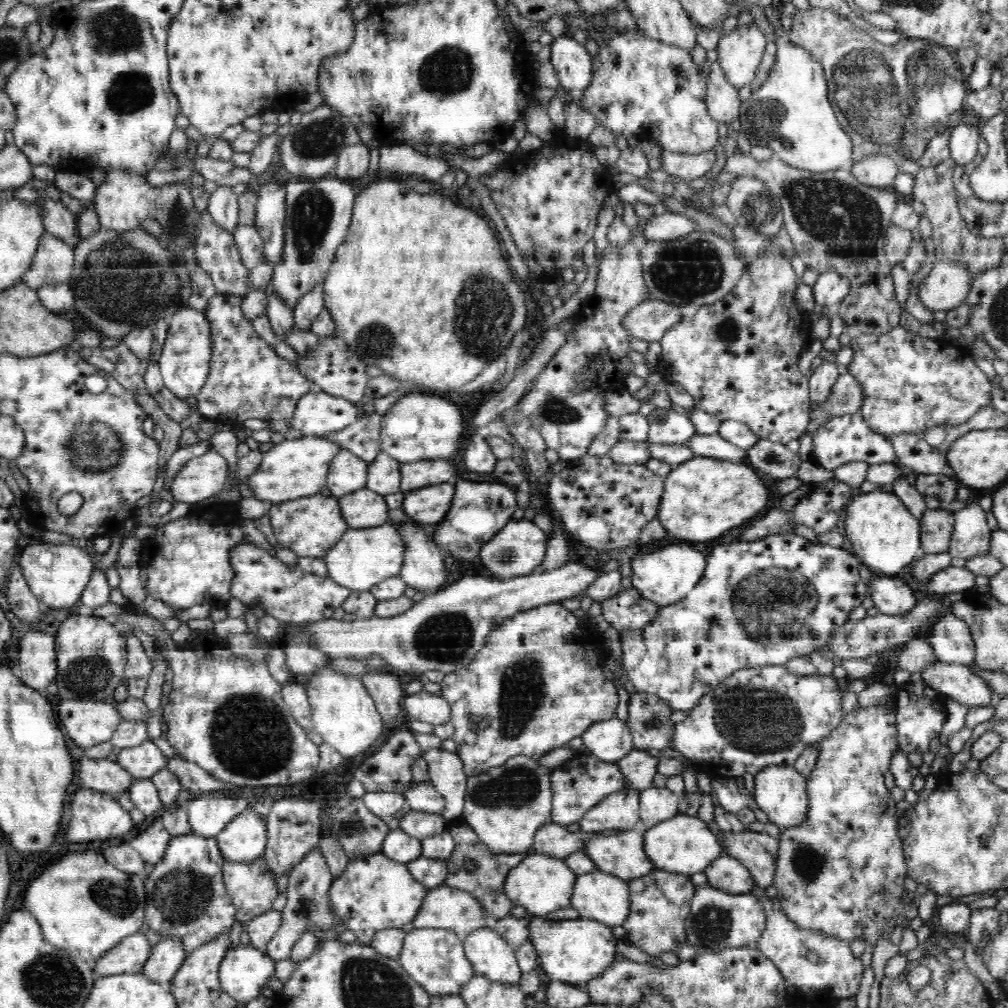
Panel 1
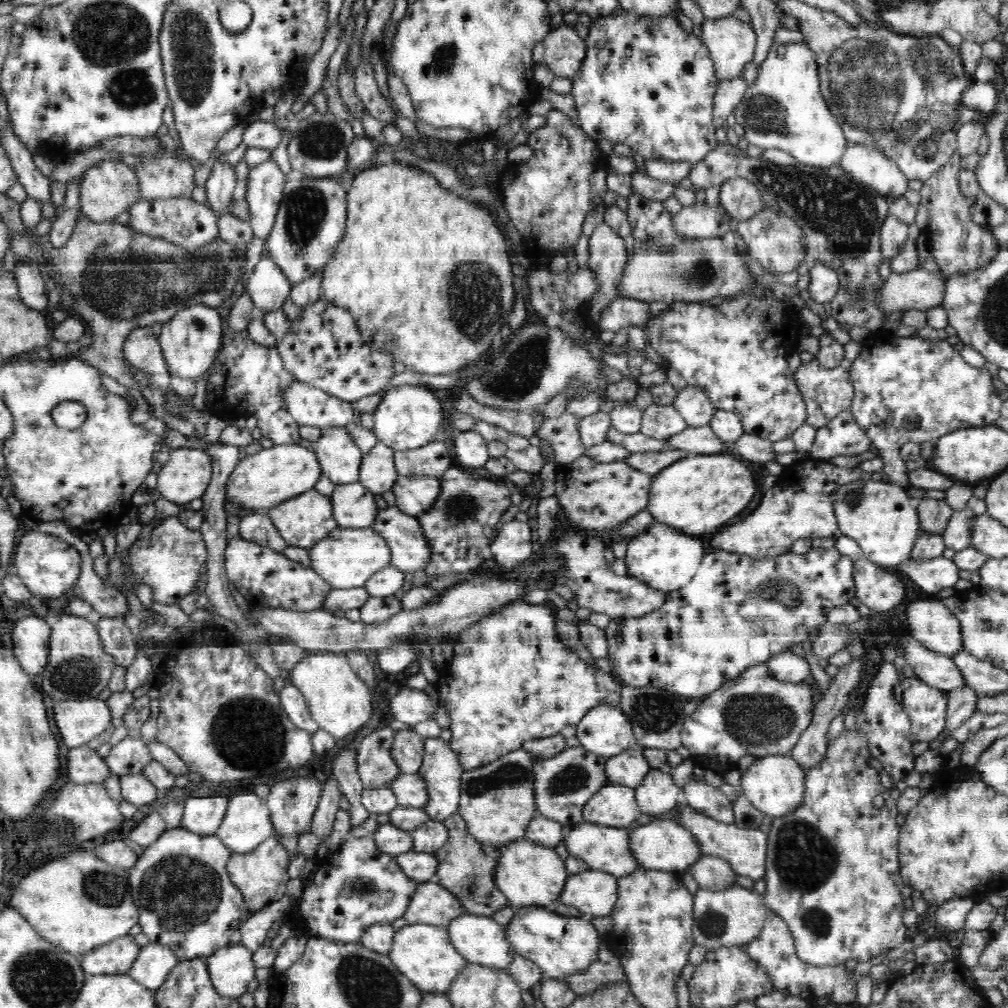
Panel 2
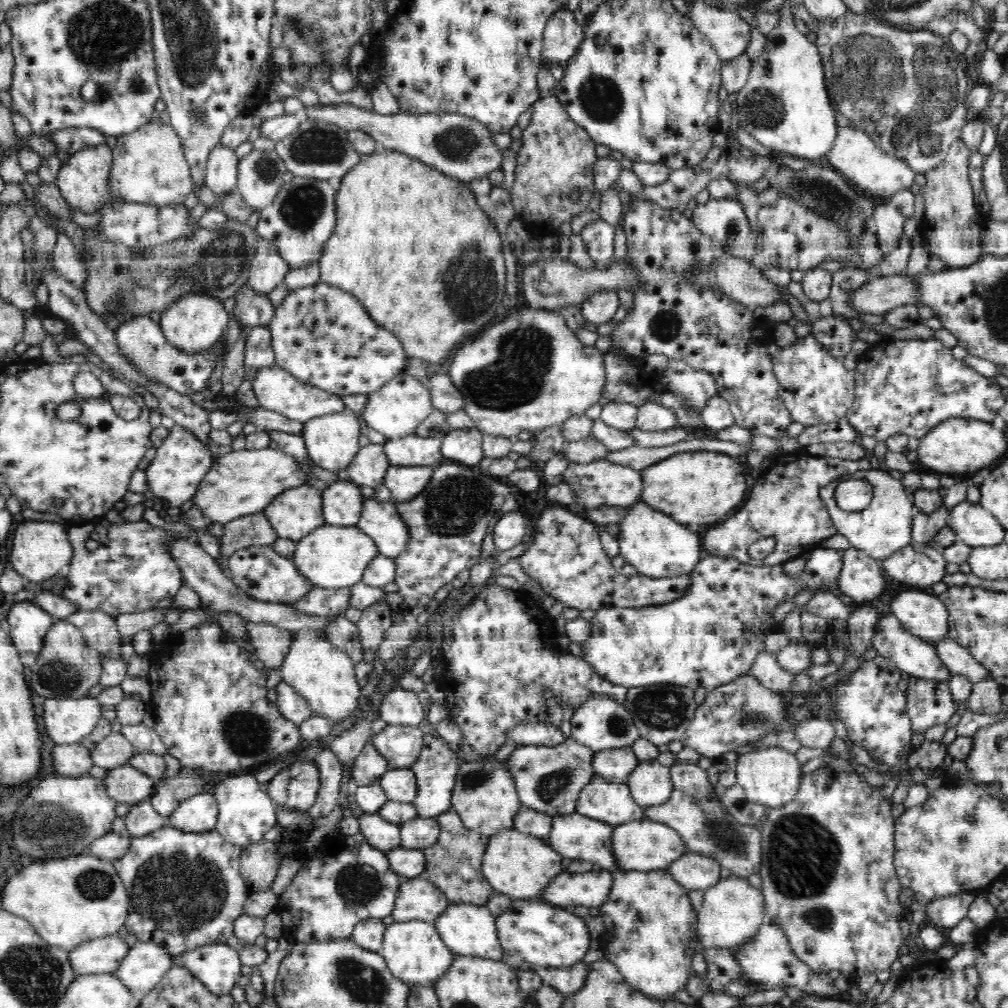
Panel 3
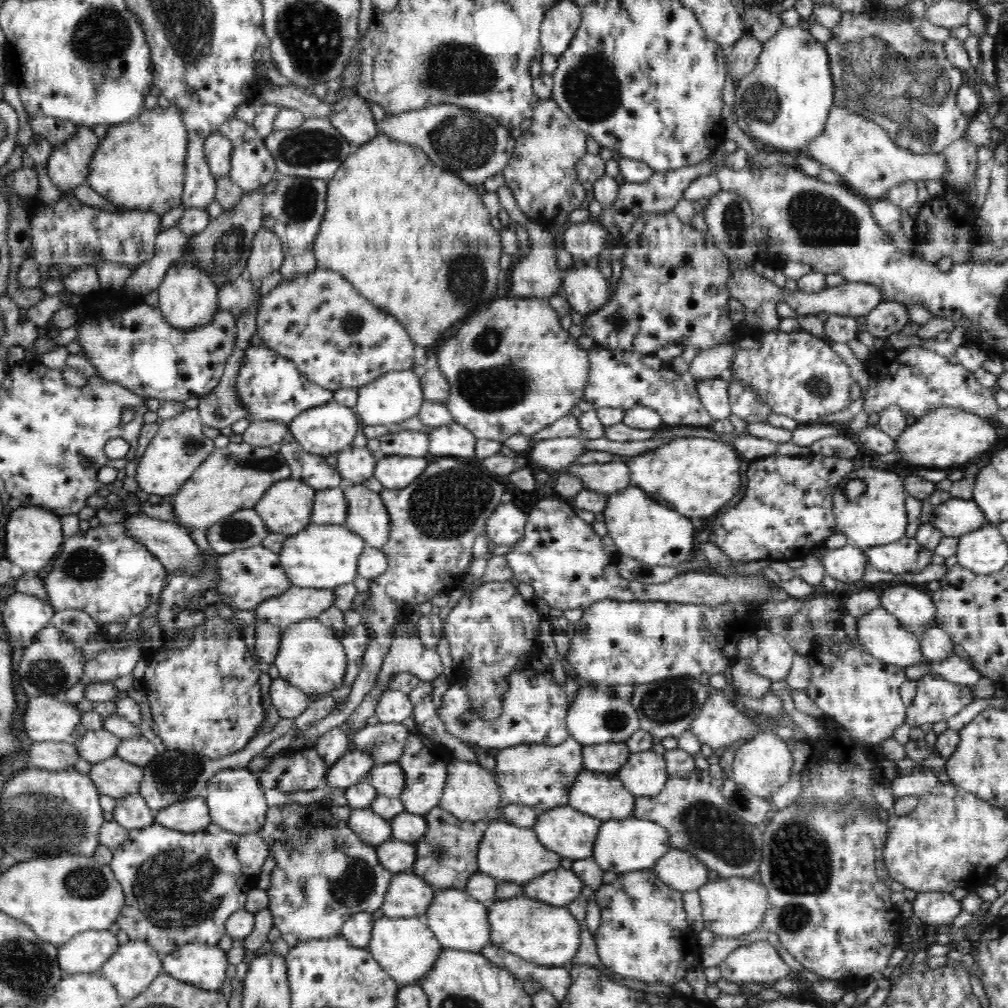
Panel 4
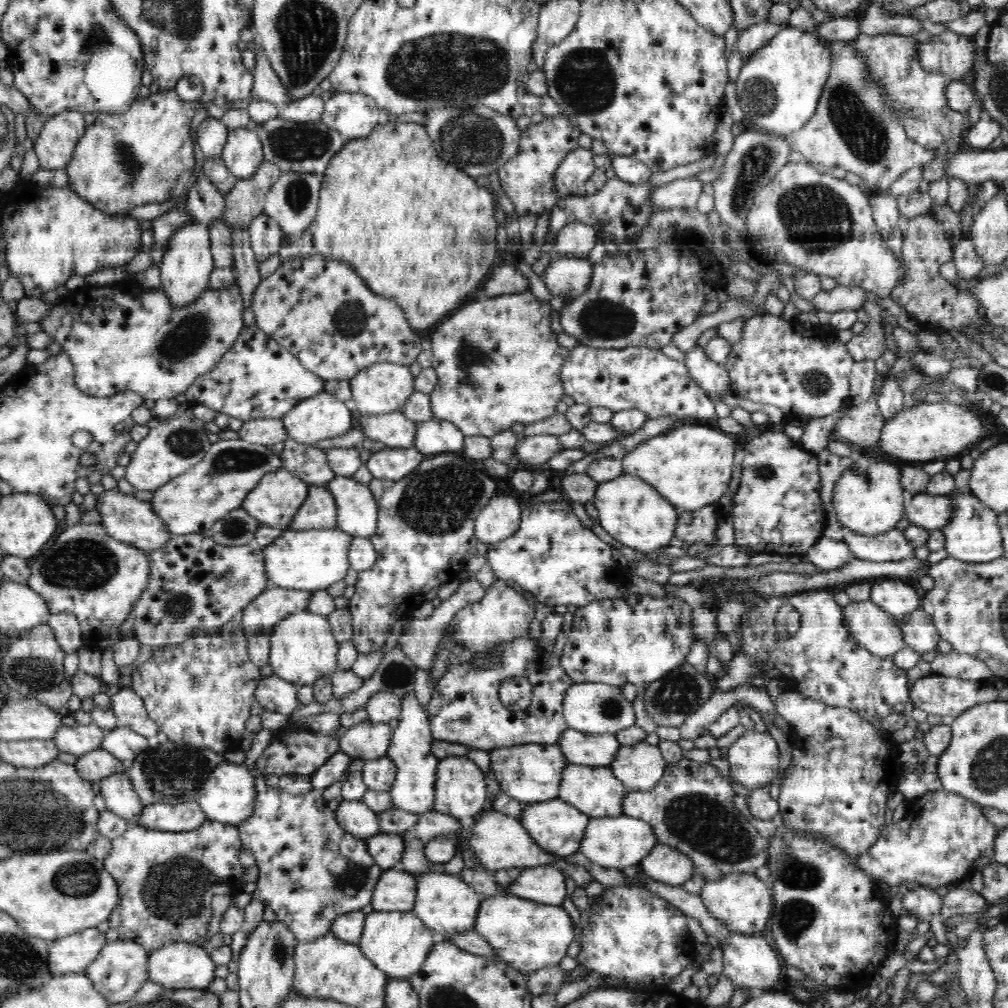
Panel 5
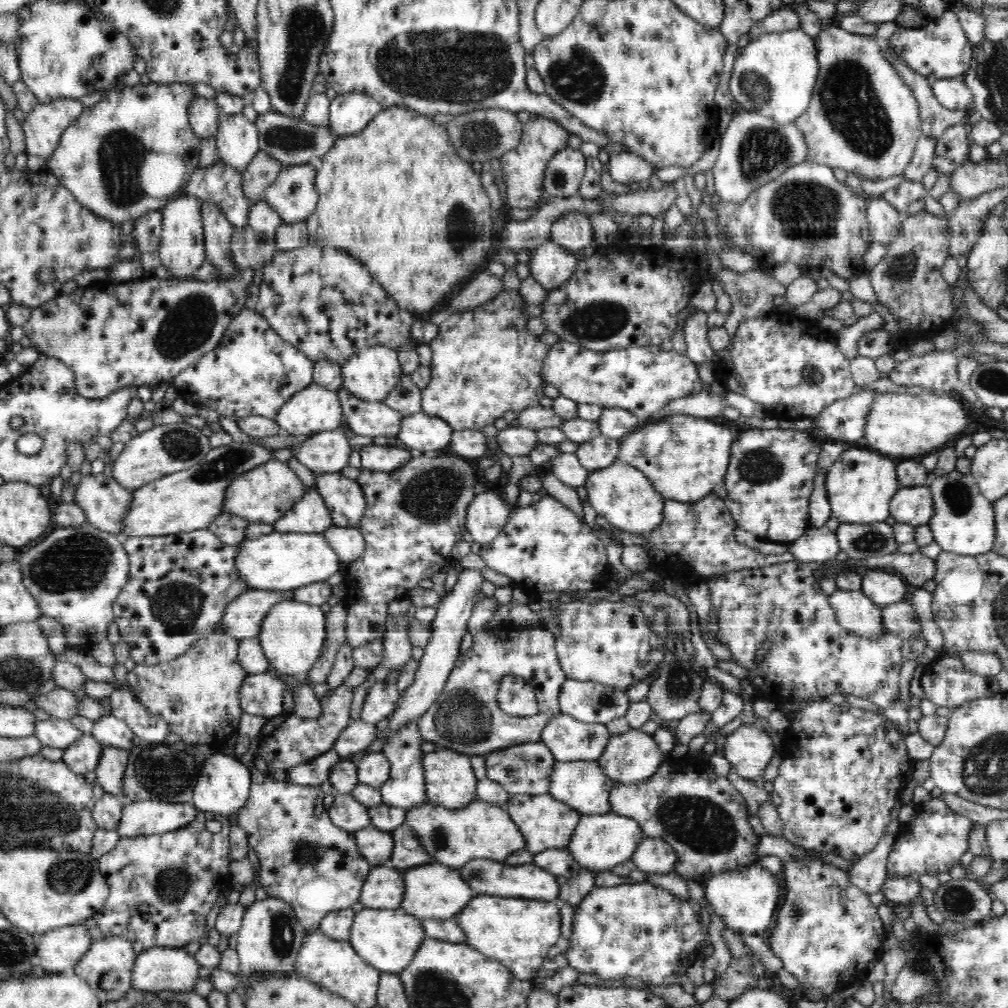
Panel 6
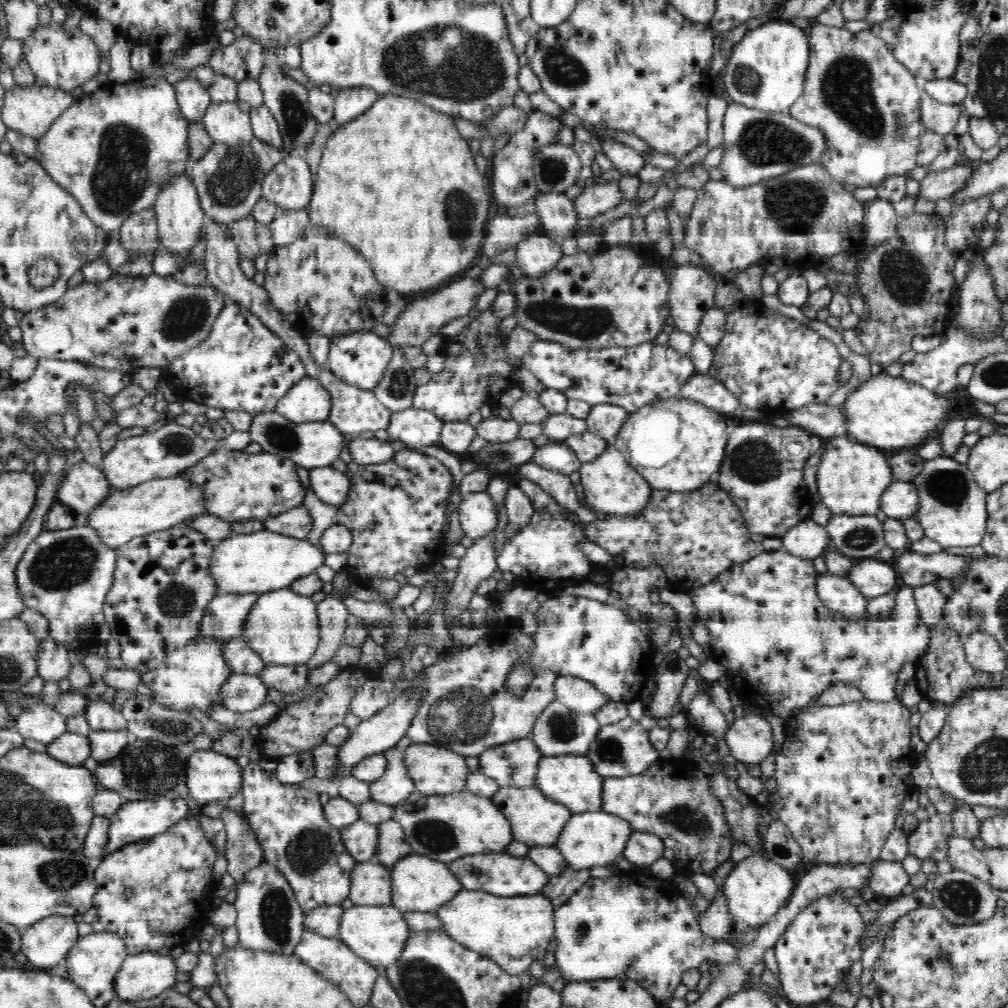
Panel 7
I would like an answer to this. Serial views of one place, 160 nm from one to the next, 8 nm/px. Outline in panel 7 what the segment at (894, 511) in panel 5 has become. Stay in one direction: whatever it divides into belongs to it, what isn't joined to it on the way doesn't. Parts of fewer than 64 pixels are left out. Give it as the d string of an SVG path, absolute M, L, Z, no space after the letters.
M849 435L828 438L818 463L817 492L832 515L875 515L883 492L894 482L887 454L879 448L856 441Z

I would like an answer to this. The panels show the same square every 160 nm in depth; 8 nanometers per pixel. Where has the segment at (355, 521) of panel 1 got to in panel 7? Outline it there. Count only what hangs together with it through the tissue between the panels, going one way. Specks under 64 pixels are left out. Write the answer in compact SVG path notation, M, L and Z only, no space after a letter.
M304 504L279 514L264 519L263 526L266 530L279 533L283 536L296 537L303 540L312 530L310 509Z

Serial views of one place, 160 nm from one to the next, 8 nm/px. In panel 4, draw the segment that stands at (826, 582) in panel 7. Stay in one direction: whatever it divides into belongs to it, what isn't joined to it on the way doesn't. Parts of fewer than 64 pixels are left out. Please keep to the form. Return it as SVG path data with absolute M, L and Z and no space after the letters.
M881 606L876 608L876 610L868 611L868 614L864 614L864 616L861 616L857 620L857 635L859 638L859 644L861 644L872 656L883 660L885 663L905 669L908 666L922 664L924 661L930 664L930 661L925 660L924 655L922 654L918 635L913 632L908 632L908 630L899 623L896 616L890 614Z

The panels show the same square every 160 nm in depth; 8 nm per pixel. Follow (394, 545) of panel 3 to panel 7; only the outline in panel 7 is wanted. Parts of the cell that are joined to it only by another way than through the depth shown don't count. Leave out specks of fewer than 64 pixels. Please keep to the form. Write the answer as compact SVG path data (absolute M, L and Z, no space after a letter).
M332 466L309 470L311 489L326 504L338 508L350 496L351 480L348 473L340 472Z

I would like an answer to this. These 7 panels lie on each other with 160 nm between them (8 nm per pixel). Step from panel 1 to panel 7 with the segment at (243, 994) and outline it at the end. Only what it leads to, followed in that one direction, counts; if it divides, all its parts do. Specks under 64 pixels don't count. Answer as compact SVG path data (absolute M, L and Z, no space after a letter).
M146 951L128 955L116 976L115 998L144 1000L158 996L176 984L178 967L169 951Z

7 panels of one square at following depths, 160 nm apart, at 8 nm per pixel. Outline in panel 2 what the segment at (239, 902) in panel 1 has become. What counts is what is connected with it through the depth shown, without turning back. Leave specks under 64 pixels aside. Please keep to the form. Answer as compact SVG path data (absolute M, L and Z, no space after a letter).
M274 836L264 840L252 852L247 852L244 855L233 853L230 856L227 872L236 888L244 896L248 912L262 910L264 906L276 902L286 892L286 885L290 880L287 874L289 864L290 852L277 842Z

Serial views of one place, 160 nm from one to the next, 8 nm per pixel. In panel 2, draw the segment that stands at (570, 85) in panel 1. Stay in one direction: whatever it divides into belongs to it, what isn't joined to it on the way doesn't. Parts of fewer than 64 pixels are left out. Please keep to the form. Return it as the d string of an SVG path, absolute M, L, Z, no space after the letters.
M561 24L543 38L544 59L556 78L574 79L587 58L587 44L574 26Z

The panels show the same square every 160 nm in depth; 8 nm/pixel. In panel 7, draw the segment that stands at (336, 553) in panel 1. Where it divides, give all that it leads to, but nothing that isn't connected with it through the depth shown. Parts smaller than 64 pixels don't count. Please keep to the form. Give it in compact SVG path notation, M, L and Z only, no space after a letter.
M265 528L252 534L233 534L214 547L209 575L221 594L265 593L289 588L301 576L315 573L324 564L326 553L320 545L271 532Z

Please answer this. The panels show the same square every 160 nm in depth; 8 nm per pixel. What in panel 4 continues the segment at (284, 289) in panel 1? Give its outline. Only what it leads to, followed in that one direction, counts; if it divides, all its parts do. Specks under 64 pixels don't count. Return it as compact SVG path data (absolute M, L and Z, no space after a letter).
M279 177L276 189L265 198L263 227L278 235L286 256L314 251L314 242L327 212L327 188L326 179Z

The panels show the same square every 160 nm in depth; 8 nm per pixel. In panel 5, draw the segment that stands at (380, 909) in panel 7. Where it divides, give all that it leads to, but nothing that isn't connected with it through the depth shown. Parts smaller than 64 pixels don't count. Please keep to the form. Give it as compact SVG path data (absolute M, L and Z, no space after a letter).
M372 911L365 916L359 949L382 972L391 979L407 979L414 975L426 962L431 948L435 946L438 937L426 927L424 921L413 911L378 912Z

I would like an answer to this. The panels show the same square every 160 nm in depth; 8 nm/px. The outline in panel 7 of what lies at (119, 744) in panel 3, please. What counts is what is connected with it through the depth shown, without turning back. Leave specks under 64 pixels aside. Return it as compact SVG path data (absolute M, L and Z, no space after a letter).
M42 700L25 708L14 719L13 729L22 737L32 738L45 745L68 732L65 717L55 708L42 703Z

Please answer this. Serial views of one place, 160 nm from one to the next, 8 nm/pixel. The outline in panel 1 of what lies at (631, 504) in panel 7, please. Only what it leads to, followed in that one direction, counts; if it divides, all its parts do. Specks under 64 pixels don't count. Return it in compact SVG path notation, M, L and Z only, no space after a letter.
M668 544L653 552L638 553L631 560L632 582L637 594L659 608L674 606L684 600L703 578L707 565L704 552L690 548L686 544Z

